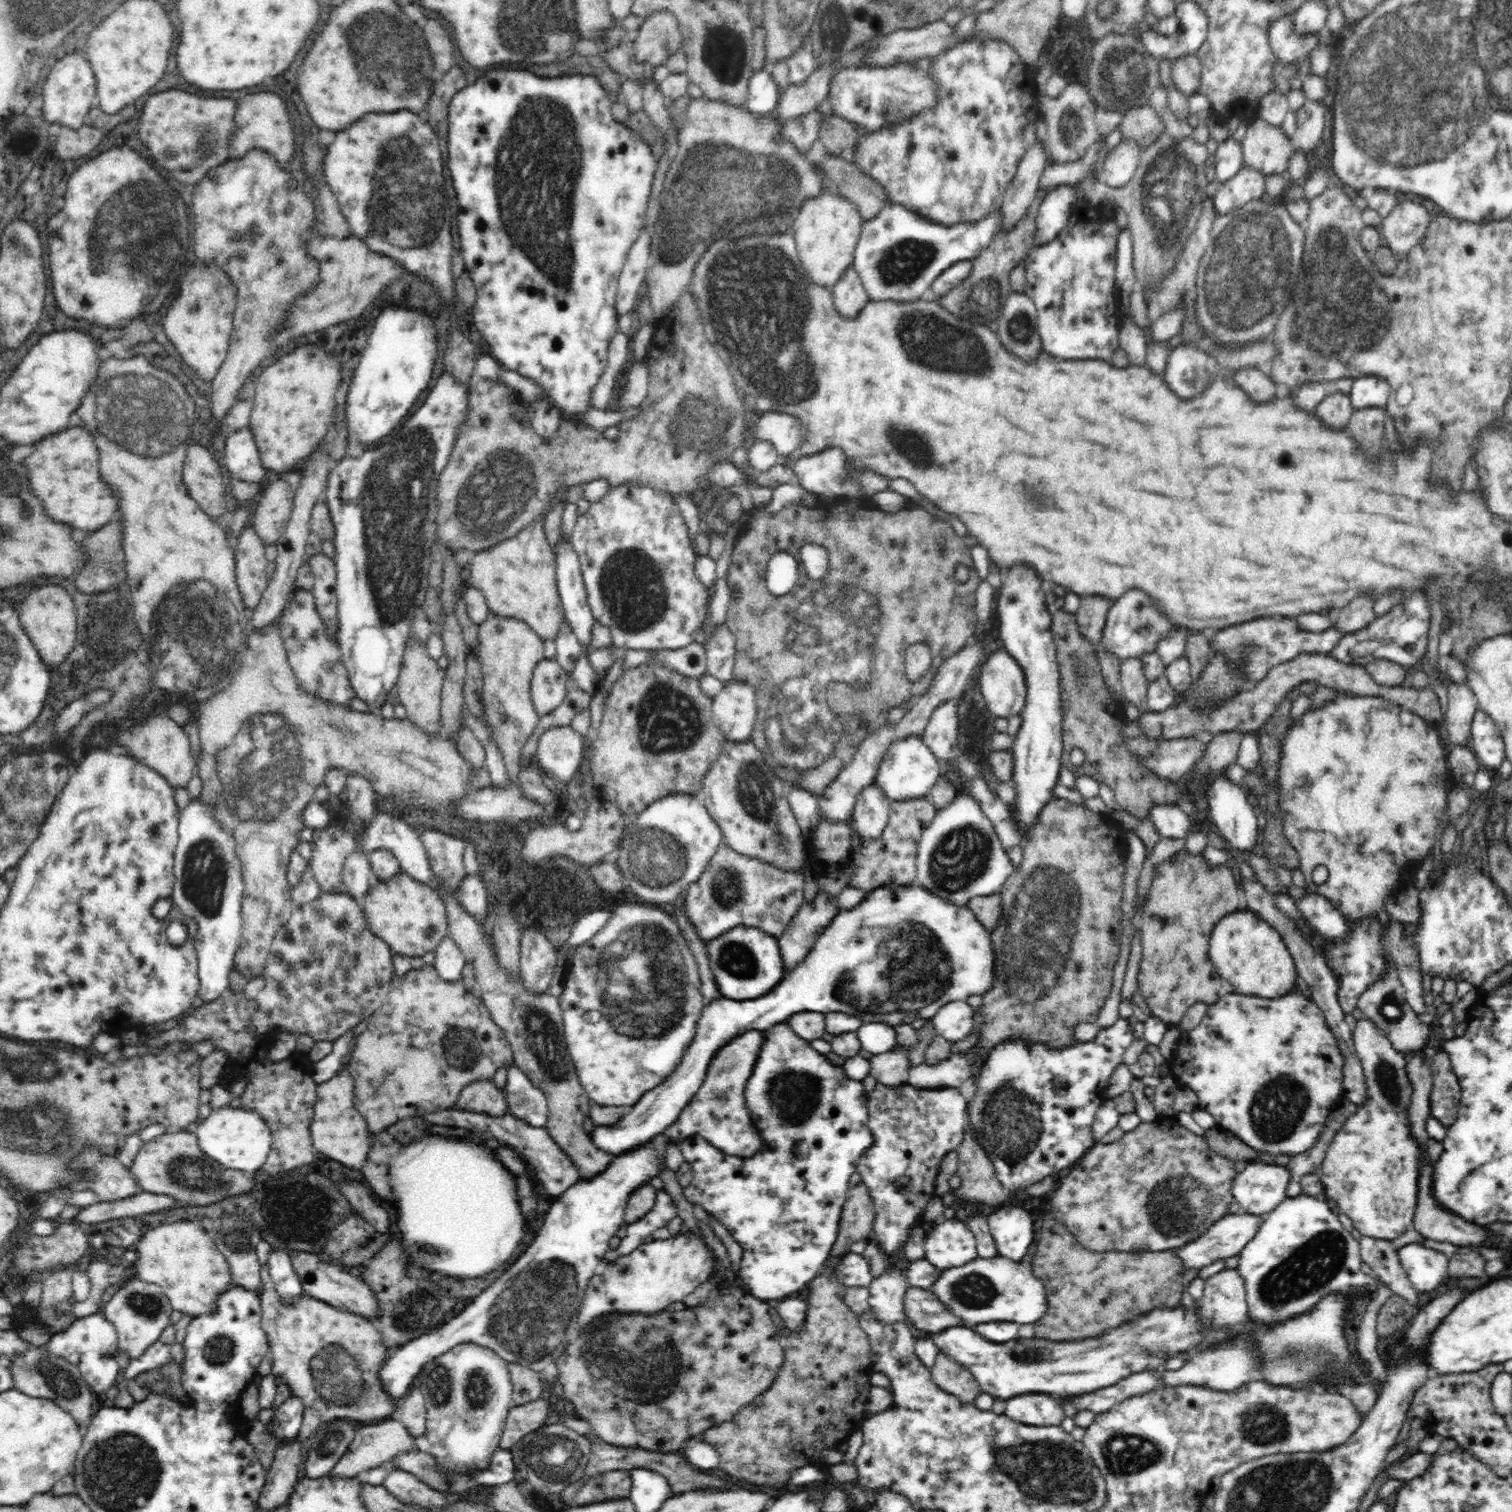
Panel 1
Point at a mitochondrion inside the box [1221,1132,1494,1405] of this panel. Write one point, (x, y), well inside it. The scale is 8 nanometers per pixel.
(1305, 1270)

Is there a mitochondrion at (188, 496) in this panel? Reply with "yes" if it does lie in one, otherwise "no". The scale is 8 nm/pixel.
no

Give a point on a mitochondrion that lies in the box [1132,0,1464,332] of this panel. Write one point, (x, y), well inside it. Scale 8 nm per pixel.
(1170, 188)

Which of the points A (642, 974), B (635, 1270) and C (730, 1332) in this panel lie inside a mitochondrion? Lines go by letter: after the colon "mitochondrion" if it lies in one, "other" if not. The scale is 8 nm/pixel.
A: mitochondrion
B: other
C: other

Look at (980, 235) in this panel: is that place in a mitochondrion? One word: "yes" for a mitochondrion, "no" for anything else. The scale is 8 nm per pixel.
no

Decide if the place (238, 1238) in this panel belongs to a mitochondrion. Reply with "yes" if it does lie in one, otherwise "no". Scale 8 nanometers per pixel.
yes

